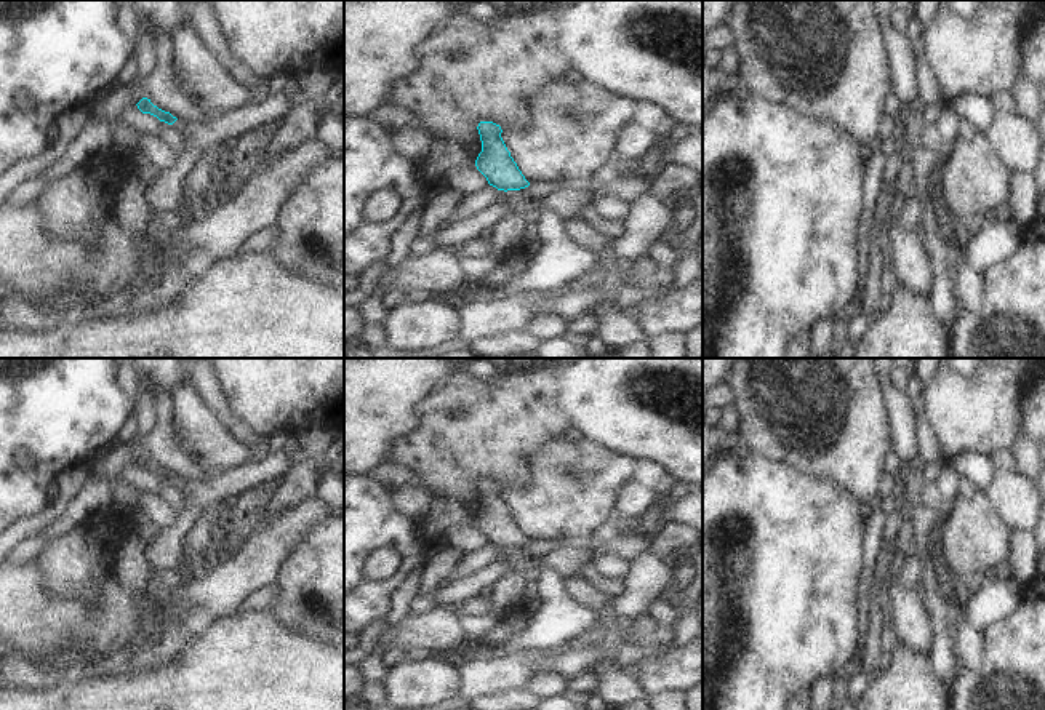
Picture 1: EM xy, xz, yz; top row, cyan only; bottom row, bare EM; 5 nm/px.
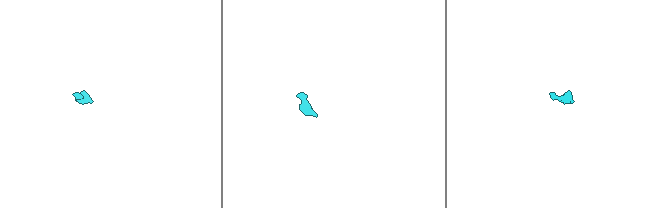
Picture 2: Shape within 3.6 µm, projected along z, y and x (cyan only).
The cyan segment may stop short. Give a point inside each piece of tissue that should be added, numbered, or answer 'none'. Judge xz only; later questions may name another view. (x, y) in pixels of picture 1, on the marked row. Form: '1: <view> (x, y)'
none

